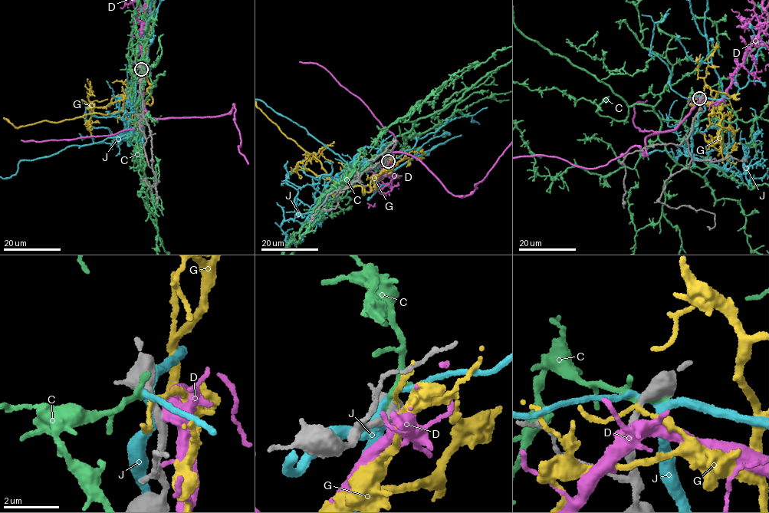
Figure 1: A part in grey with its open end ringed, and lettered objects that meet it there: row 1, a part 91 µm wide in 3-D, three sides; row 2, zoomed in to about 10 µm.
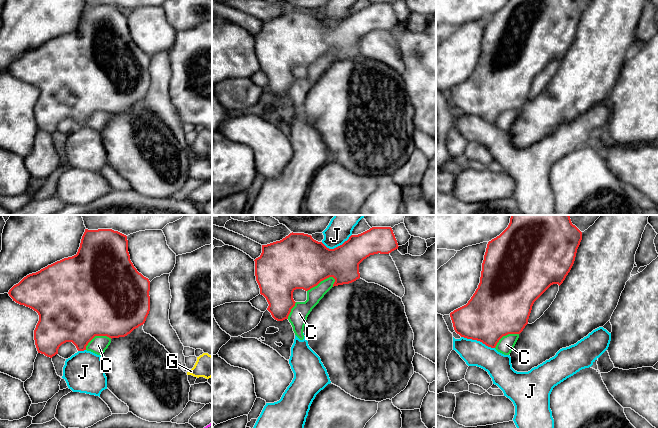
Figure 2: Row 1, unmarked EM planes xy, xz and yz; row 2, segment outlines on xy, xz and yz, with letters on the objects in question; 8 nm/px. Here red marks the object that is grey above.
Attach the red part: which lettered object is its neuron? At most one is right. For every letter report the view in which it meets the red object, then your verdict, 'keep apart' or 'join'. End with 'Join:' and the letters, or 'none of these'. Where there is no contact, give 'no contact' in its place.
C: contact in xz; keep apart
D: no contact; keep apart
G: no contact; keep apart
J: contact in yz; keep apart
Join: none of these

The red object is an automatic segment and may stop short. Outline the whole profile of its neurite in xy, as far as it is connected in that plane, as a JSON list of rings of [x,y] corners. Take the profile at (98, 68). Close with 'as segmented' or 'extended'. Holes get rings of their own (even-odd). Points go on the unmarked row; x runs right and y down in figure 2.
[[[85,5],[76,31],[27,51],[8,70],[16,79],[38,89],[39,97],[34,106],[35,121],[38,129],[52,134],[66,118],[72,118],[78,127],[84,127],[95,112],[112,115],[130,110],[146,97],[150,87],[149,67],[149,55],[139,49],[130,36],[126,11],[112,5]]]; as segmented

